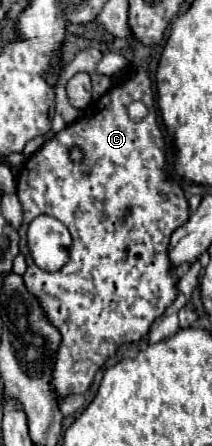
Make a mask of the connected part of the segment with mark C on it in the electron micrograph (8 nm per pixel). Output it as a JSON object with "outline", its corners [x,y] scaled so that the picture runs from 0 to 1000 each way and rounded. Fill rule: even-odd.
{"outline":[[[637,152],[637,166],[618,175],[599,175],[580,188],[552,188],[533,197],[514,197],[458,229],[439,229],[392,256],[373,269],[354,269],[344,278],[325,278],[316,287],[297,287],[278,300],[259,300],[241,314],[222,314],[118,368],[118,377],[99,381],[99,395],[90,395],[90,413],[80,413],[80,439],[99,448],[99,462],[108,462],[108,502],[90,511],[90,525],[99,525],[99,570],[118,574],[118,587],[127,587],[127,610],[108,614],[108,632],[127,641],[127,650],[193,677],[193,691],[212,695],[212,709],[231,713],[231,722],[250,722],[250,731],[269,731],[269,740],[288,744],[288,776],[269,785],[269,803],[259,803],[259,821],[250,821],[250,883],[269,883],[269,897],[307,897],[316,888],[344,888],[344,883],[401,883],[448,848],[448,834],[486,821],[486,812],[542,794],[542,785],[561,780],[552,771],[599,771],[599,758],[608,767],[646,767],[665,762],[703,731],[722,726],[722,717],[741,709],[769,709],[778,691],[797,691],[816,682],[816,673],[835,668],[844,650],[835,650],[835,628],[825,628],[825,596],[807,592],[797,583],[797,534],[816,525],[816,516],[835,516],[844,507],[863,507],[892,489],[892,457],[873,448],[873,435],[854,426],[854,417],[788,399],[788,350],[778,350],[778,314],[769,314],[769,300],[759,300],[759,287],[750,287],[750,274],[741,274],[741,251],[731,251],[731,215],[722,215],[722,188],[712,188],[712,175],[703,175],[703,161],[675,157],[675,152]],[[627,224],[665,224],[684,229],[703,256],[665,269],[665,274],[618,274],[608,260],[599,260],[599,238],[627,229]],[[344,332],[373,332],[392,336],[392,359],[382,363],[344,363],[335,359],[335,336]],[[392,386],[420,386],[420,399],[392,399]],[[184,480],[231,480],[269,493],[288,493],[335,529],[344,529],[344,547],[335,547],[335,565],[325,565],[325,587],[269,605],[269,610],[212,610],[193,601],[175,601],[156,592],[156,578],[127,574],[127,538],[118,538],[118,525],[127,525],[127,507],[156,489],[175,489]]]}

